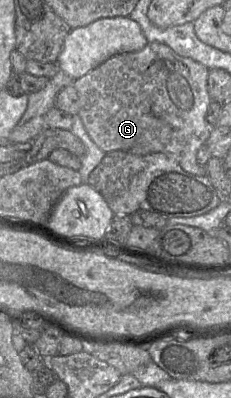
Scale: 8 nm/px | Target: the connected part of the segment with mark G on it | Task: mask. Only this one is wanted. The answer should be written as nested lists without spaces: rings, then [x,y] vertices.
[[[148,43],[147,46],[145,46],[140,51],[121,53],[110,57],[99,66],[73,82],[73,86],[75,87],[79,95],[78,114],[80,115],[84,127],[90,138],[100,149],[102,149],[106,153],[117,150],[126,150],[137,155],[167,152],[171,153],[176,158],[180,166],[186,172],[197,176],[205,176],[206,168],[205,166],[201,166],[197,162],[196,154],[198,149],[206,143],[212,131],[212,127],[206,120],[207,110],[211,102],[211,97],[208,93],[207,86],[209,71],[210,70],[203,64],[191,58],[183,57],[177,54],[173,49],[163,43]]]

